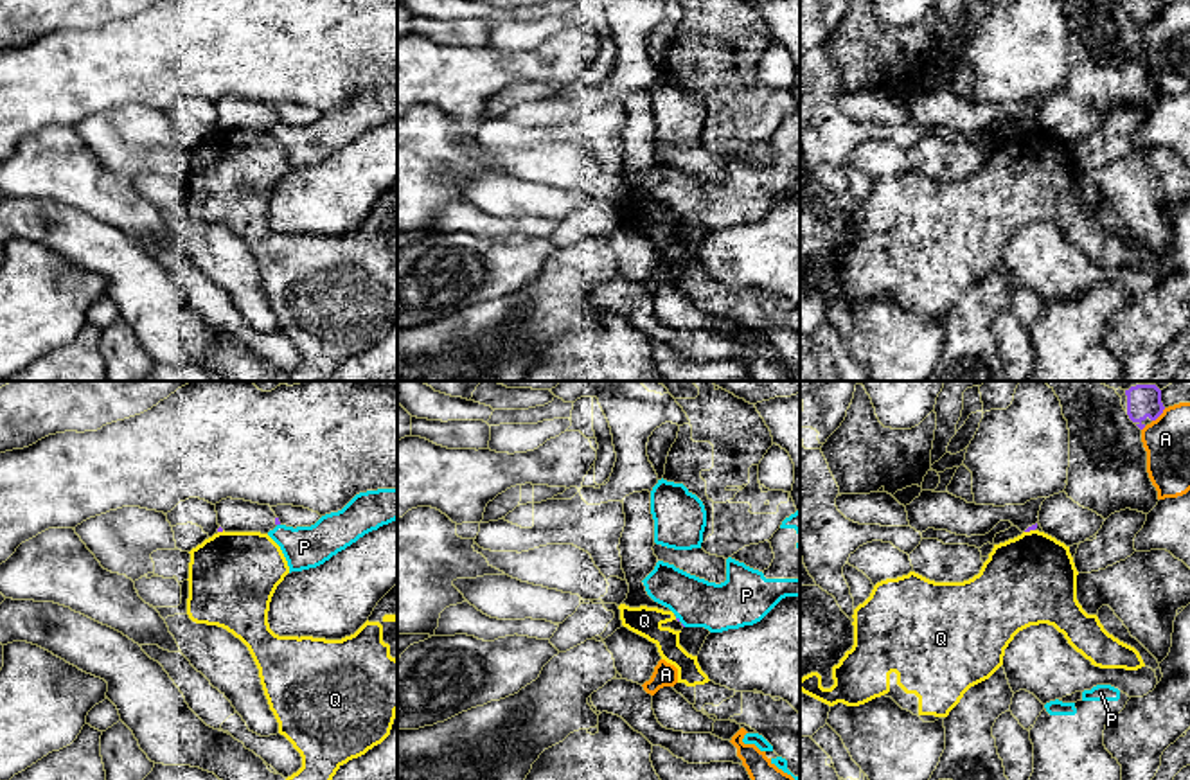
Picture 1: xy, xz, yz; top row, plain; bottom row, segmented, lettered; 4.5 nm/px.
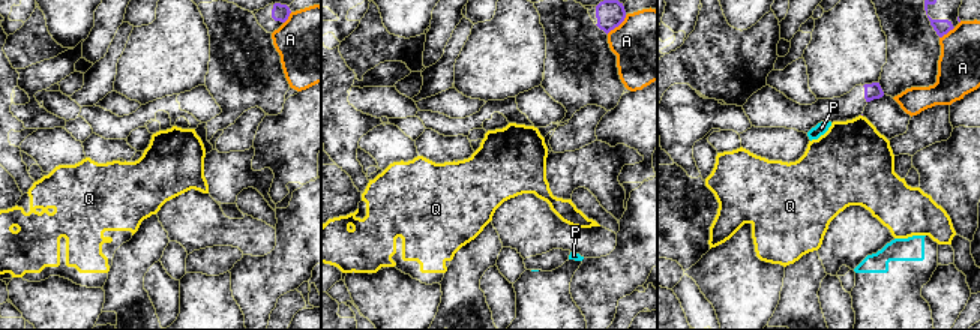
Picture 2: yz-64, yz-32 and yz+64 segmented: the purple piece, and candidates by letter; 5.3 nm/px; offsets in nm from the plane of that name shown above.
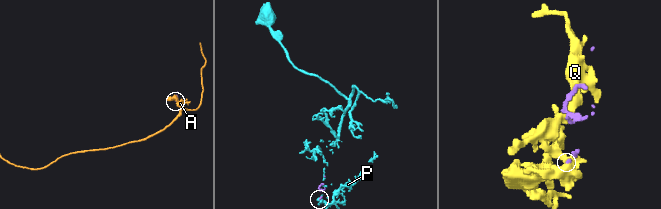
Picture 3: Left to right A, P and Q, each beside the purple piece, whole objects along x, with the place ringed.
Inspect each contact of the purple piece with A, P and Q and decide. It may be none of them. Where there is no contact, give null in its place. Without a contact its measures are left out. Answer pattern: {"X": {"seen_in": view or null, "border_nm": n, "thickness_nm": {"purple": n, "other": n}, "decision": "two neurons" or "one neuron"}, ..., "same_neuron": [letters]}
{"A": {"seen_in": "yz", "border_nm": 90, "thickness_nm": {"purple": 150, "other": 200}, "decision": "two neurons"}, "P": {"seen_in": "xz", "border_nm": 60, "thickness_nm": {"purple": 20, "other": 220}, "decision": "two neurons"}, "Q": {"seen_in": "yz", "border_nm": 50, "thickness_nm": {"purple": 20, "other": 400}, "decision": "two neurons"}, "same_neuron": []}

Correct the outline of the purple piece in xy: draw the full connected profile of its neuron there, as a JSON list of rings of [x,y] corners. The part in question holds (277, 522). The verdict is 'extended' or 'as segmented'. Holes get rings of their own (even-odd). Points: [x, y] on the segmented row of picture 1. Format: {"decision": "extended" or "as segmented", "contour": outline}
{"decision": "extended", "contour": [[[221,500],[216,503],[218,525],[225,532],[261,532],[268,534],[277,525],[279,518],[270,505],[259,505],[244,500]]]}

